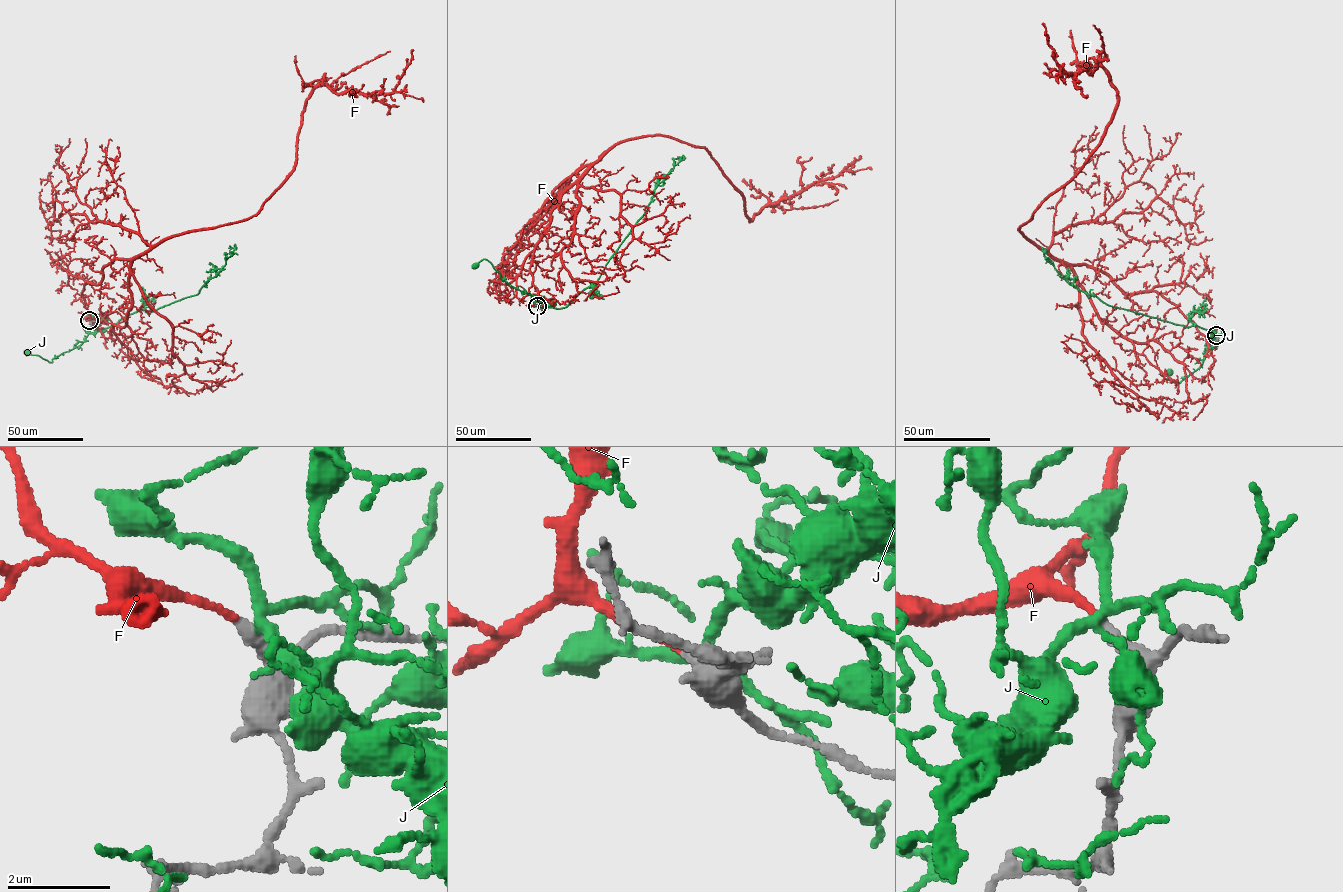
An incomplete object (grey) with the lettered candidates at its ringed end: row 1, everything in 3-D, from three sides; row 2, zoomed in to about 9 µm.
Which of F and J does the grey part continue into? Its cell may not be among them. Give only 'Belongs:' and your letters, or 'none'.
Belongs: F

